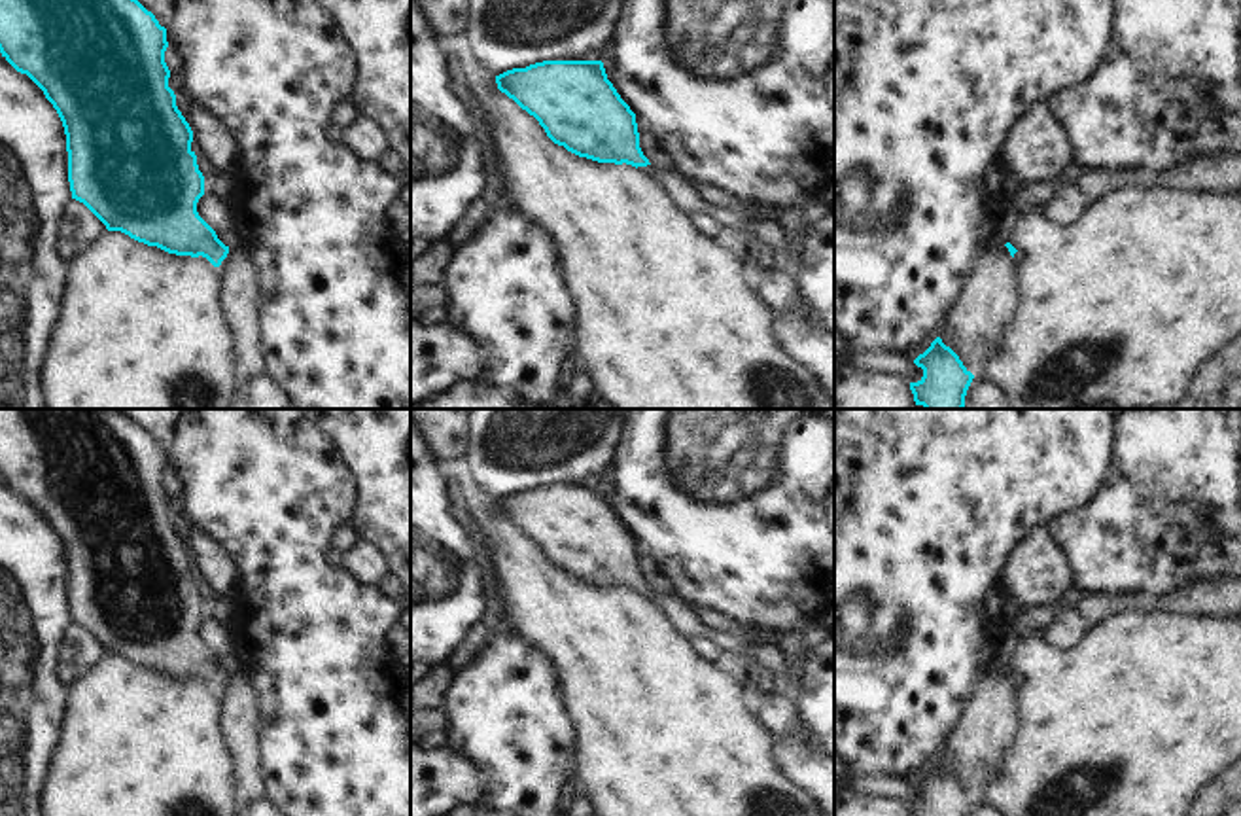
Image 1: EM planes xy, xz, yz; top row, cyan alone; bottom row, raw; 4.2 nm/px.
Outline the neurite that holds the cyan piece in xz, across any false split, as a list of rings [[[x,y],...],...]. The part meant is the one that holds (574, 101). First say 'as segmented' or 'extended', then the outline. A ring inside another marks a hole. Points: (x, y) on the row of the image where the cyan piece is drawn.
extended; [[[543,61],[526,68],[507,70],[496,76],[496,83],[501,93],[539,121],[554,144],[564,146],[579,157],[598,163],[626,163],[655,176],[677,210],[685,214],[704,212],[725,227],[751,233],[772,250],[776,265],[785,263],[785,233],[776,222],[751,220],[743,212],[708,204],[696,193],[692,180],[681,176],[677,170],[664,170],[649,163],[639,148],[636,114],[607,80],[602,61]]]

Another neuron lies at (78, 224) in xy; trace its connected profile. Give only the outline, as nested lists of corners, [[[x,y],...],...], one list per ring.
[[[70,199],[57,222],[57,239],[68,239],[79,246],[89,246],[104,235],[106,225],[79,201]]]

